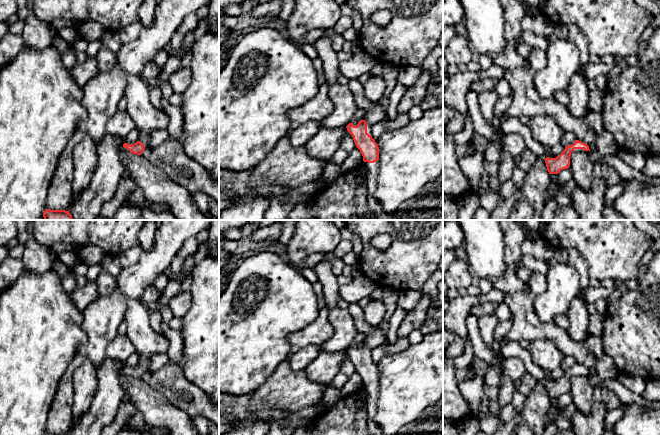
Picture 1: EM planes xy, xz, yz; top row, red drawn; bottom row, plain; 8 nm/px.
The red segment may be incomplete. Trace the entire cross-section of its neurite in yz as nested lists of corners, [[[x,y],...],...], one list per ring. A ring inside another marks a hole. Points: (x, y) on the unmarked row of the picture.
[[[574,364],[565,371],[564,375],[559,380],[545,379],[545,387],[549,398],[558,398],[561,394],[569,392],[572,376],[585,375],[590,375],[589,370],[579,364]]]

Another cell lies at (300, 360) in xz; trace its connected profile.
[[[308,345],[307,347],[291,354],[288,358],[289,365],[292,370],[305,370],[306,367],[314,360],[321,352],[321,348],[316,345]]]

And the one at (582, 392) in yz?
[[[572,376],[570,380],[569,393],[572,396],[572,403],[576,411],[583,414],[589,414],[594,404],[594,387],[585,376]]]

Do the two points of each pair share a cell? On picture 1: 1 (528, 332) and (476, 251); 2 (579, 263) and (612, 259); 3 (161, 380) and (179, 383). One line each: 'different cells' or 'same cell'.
1: different cells
2: different cells
3: same cell

